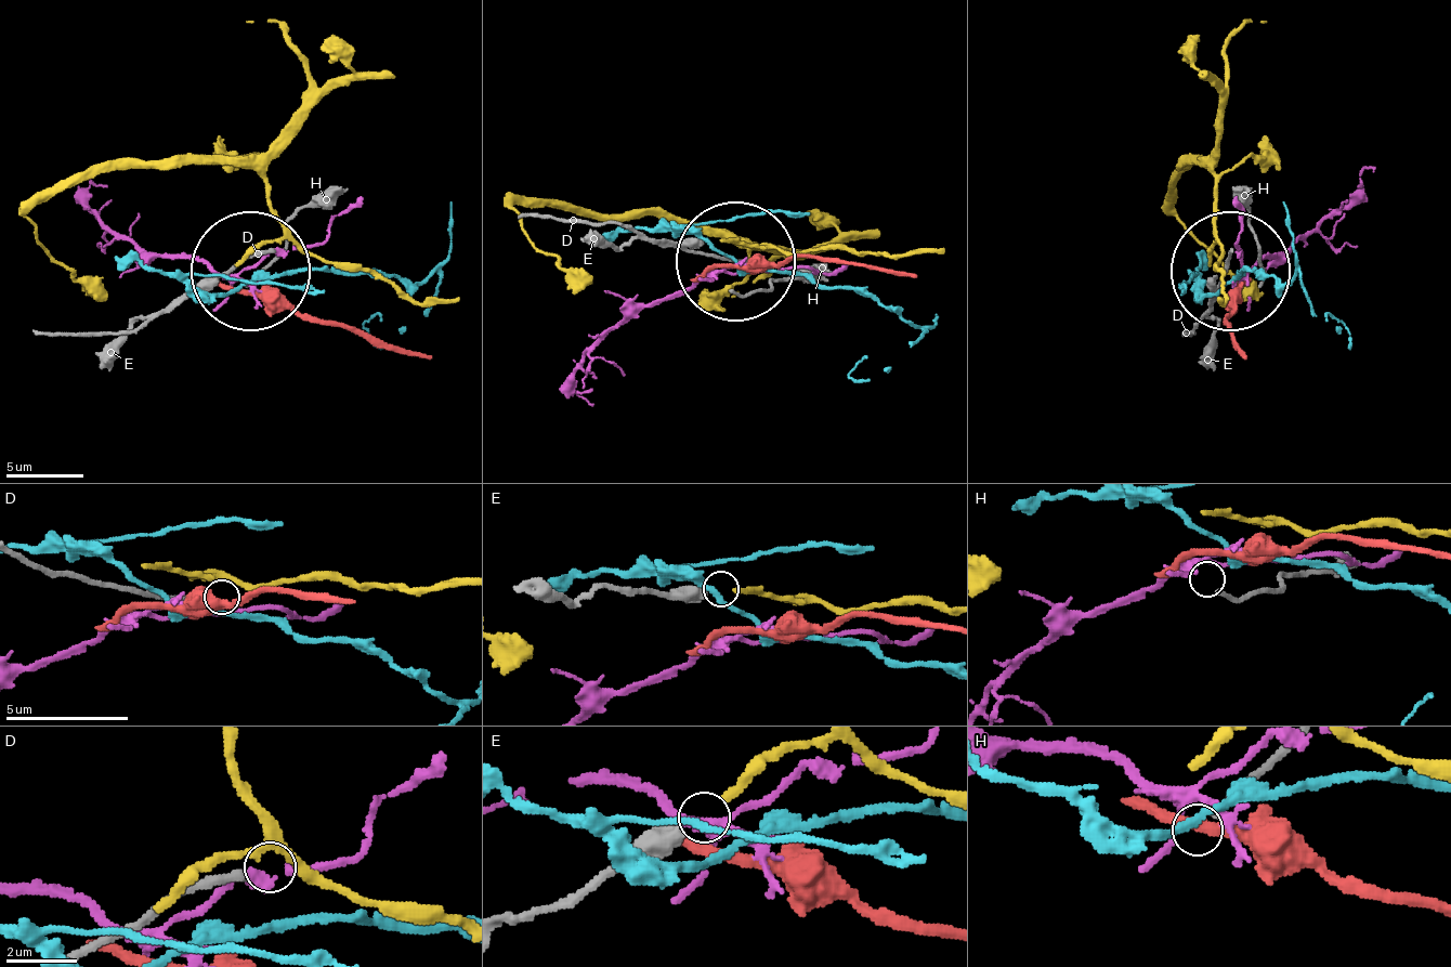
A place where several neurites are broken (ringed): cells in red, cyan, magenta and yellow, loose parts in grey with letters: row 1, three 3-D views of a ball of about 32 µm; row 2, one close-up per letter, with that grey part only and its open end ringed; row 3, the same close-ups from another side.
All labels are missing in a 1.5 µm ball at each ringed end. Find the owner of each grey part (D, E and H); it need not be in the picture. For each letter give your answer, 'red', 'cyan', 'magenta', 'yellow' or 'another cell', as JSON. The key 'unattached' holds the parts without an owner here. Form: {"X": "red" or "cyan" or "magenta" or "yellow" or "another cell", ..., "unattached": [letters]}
{"D": "another cell", "E": "yellow", "H": "another cell", "unattached": ["D", "H"]}

